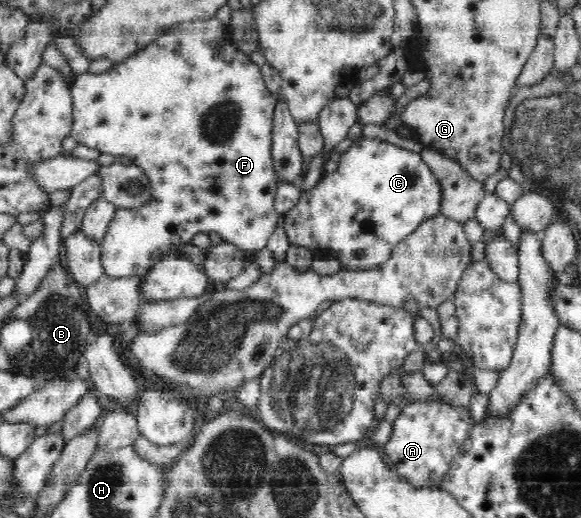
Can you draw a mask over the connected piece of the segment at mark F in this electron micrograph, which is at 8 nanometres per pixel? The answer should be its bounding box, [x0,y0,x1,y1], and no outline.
[70,19,279,279]

